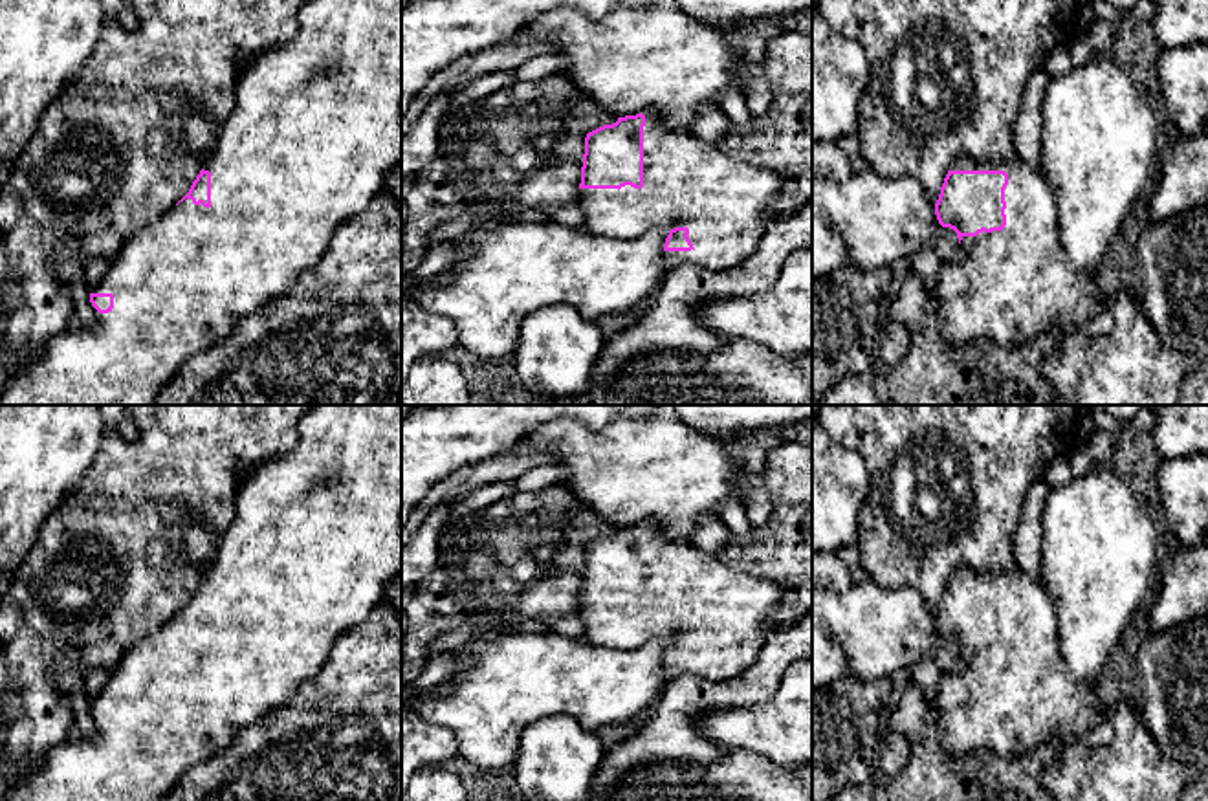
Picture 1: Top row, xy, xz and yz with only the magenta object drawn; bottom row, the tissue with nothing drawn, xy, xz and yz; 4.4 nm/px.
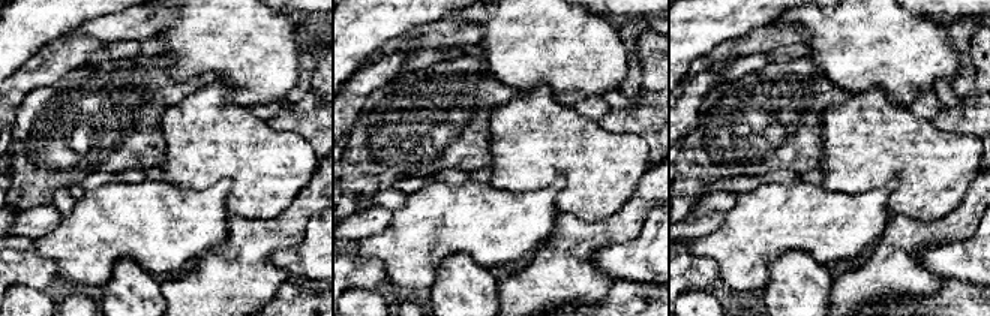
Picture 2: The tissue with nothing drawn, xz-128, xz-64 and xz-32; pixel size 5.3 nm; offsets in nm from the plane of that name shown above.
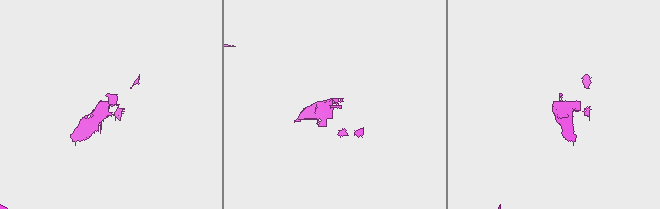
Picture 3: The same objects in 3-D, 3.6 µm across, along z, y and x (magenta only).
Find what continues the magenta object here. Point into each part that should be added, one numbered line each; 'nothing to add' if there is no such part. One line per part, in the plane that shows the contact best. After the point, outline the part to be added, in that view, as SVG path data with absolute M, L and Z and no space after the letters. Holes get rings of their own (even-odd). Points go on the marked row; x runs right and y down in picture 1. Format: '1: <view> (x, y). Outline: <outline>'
1: yz (1010, 285). Outline: M1017 154L999 163L959 156L950 170L1005 170L1006 225L1001 231L962 236L959 260L940 264L935 312L948 345L961 346L986 339L997 346L1017 346L1039 332L1052 332L1061 341L1069 332L1089 337L1109 330L1105 297L1094 277L1069 260L1058 231L1054 194L1041 167L1028 165Z

